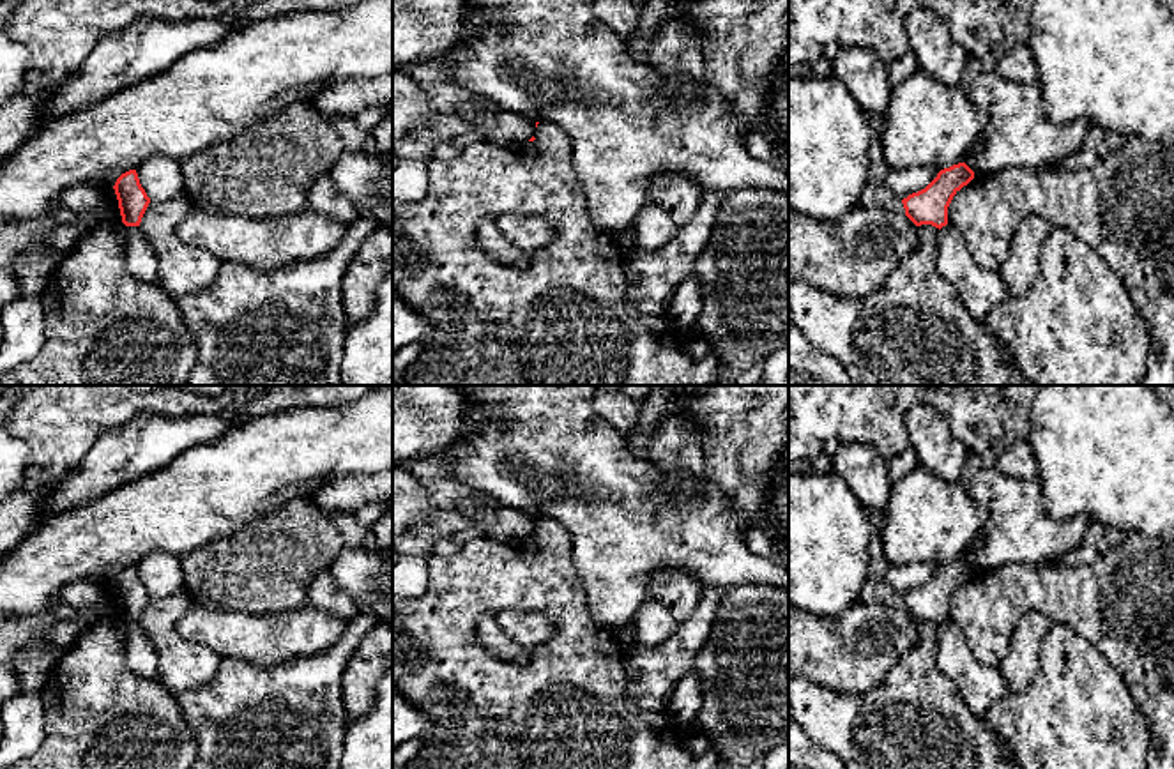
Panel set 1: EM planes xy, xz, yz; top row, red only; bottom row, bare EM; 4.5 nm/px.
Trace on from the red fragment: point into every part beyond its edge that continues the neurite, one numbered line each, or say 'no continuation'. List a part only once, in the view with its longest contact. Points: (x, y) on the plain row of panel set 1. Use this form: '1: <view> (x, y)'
no continuation

